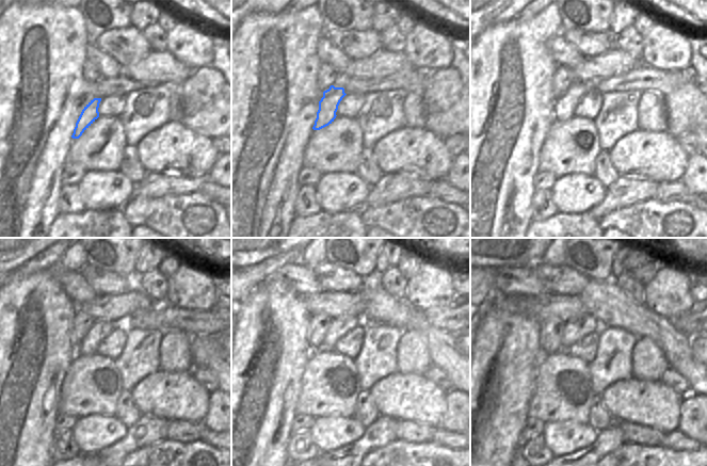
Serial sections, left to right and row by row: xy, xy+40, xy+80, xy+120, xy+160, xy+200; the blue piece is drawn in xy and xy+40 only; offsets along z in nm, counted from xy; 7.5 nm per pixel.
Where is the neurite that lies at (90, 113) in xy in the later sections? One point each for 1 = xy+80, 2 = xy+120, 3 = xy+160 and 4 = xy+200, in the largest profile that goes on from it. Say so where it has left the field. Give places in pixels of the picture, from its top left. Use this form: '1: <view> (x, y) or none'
1: xy+80 (564, 108)
2: xy+120 (99, 331)
3: xy+160 (339, 327)
4: xy+200 (575, 330)

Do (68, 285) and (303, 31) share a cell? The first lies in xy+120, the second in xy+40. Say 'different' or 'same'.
different

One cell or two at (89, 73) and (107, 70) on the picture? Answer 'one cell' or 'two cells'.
two cells

